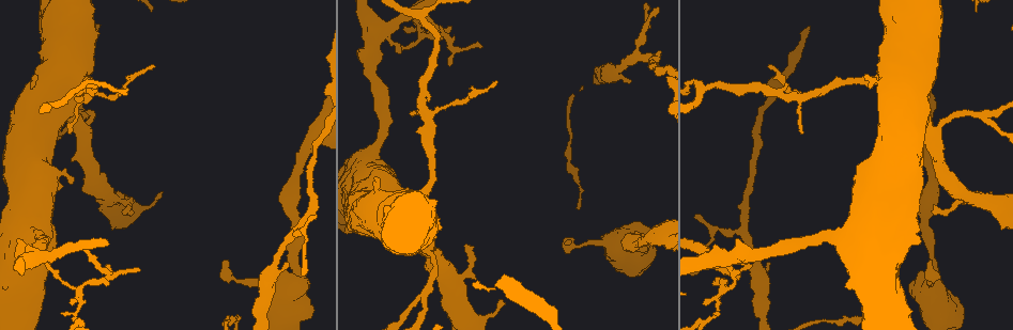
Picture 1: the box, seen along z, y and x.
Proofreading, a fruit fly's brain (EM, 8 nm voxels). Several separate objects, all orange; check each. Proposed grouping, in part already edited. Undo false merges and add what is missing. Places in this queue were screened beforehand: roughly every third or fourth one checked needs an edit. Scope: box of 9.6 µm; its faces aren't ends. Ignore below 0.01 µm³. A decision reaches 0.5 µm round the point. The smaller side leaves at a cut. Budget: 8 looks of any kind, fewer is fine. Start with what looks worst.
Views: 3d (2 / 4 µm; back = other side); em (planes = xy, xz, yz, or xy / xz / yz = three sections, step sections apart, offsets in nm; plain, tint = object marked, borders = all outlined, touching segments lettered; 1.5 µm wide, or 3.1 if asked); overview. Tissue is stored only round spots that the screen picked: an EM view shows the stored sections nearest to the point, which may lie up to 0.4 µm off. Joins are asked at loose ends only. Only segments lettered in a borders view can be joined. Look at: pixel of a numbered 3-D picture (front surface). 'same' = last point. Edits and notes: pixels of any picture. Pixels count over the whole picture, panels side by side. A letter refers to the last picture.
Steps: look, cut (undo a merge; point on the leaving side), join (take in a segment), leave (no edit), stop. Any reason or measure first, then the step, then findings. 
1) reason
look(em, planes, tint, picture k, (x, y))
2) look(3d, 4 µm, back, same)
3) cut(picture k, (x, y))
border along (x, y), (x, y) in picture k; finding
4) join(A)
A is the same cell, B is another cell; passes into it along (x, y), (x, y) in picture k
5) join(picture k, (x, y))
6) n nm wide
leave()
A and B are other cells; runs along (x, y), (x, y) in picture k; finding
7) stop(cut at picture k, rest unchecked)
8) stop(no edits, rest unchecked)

tapers out
look(3d, 2 µm, picture 1, (504, 303))

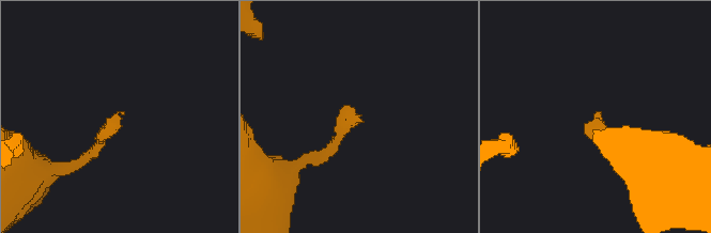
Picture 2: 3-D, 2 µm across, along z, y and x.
now the EM
look(em, planes, borders, picture 2, (600, 113))

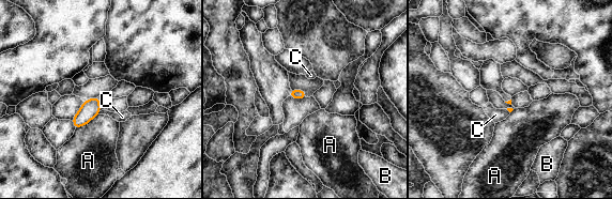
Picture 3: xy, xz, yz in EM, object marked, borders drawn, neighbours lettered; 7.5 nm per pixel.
A touches over 200 nm
leave()
A, B and C are other cells; none of them fits

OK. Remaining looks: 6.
look(em, xz, step 4, tint, picture 1, (496, 83))

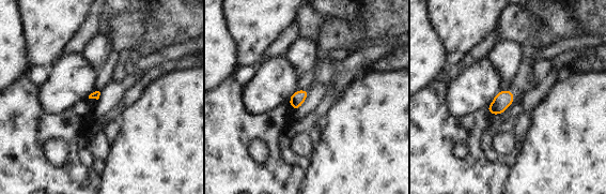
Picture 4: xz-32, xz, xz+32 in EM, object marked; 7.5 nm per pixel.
another direction
look(em, planes, borders, same)

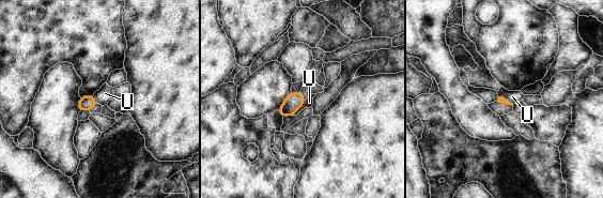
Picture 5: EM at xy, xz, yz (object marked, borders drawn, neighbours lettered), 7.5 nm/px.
U touches over 160 nm
leave()
U is another cell; border along (306, 100), (292, 115) in picture 5; no lettered segment goes on from it

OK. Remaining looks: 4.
an open end
look(em, yz, step 8, tint, picture 1, (566, 245))

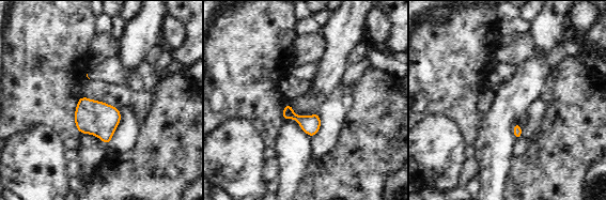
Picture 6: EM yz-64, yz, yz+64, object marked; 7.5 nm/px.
another direction
look(em, planes, borders, same)

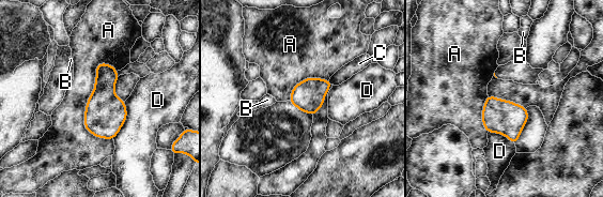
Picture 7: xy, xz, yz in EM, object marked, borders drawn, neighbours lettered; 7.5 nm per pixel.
A touches over 600 nm
leave()
A, B, C and D are other cells; border along (101, 61), (84, 127), (112, 139) in picture 7; none of them fits

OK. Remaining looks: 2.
stop(no edits, rest unchecked)

